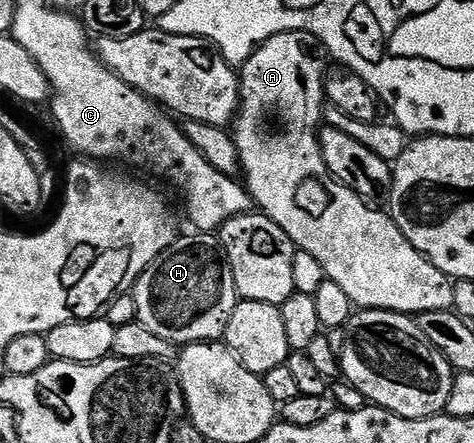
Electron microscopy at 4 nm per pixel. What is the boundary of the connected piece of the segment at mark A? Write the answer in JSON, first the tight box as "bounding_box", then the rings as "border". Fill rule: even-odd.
{"bounding_box":[233,33,453,315],"border":[[[278,33],[270,37],[265,44],[258,46],[255,54],[243,62],[241,66],[241,72],[239,73],[239,112],[235,114],[233,136],[237,143],[239,158],[243,164],[242,176],[247,177],[245,188],[251,194],[252,202],[258,206],[266,217],[271,217],[273,223],[277,223],[281,227],[281,231],[285,231],[285,235],[289,235],[289,239],[295,245],[296,250],[313,255],[313,259],[317,259],[317,263],[321,263],[321,267],[327,272],[327,280],[337,283],[337,286],[345,291],[345,294],[351,300],[352,306],[358,307],[360,310],[387,309],[391,313],[405,313],[408,315],[450,310],[453,306],[452,278],[446,277],[440,269],[433,267],[433,263],[429,263],[427,257],[421,256],[413,247],[413,243],[409,243],[409,239],[405,239],[405,235],[401,235],[401,231],[386,212],[368,205],[353,191],[349,191],[349,187],[339,184],[335,180],[335,176],[328,171],[327,164],[323,161],[323,148],[319,145],[319,131],[324,124],[323,79],[325,68],[323,69],[321,62],[314,61],[307,54],[311,49],[310,44],[312,45],[312,42],[302,33]]]}

